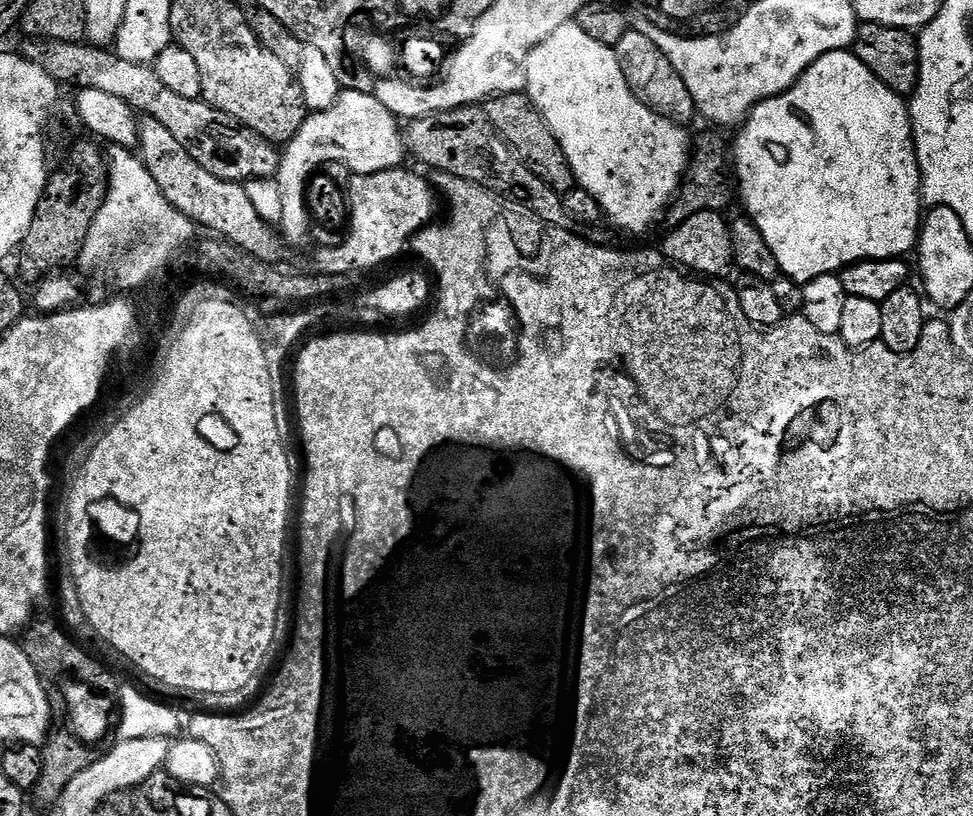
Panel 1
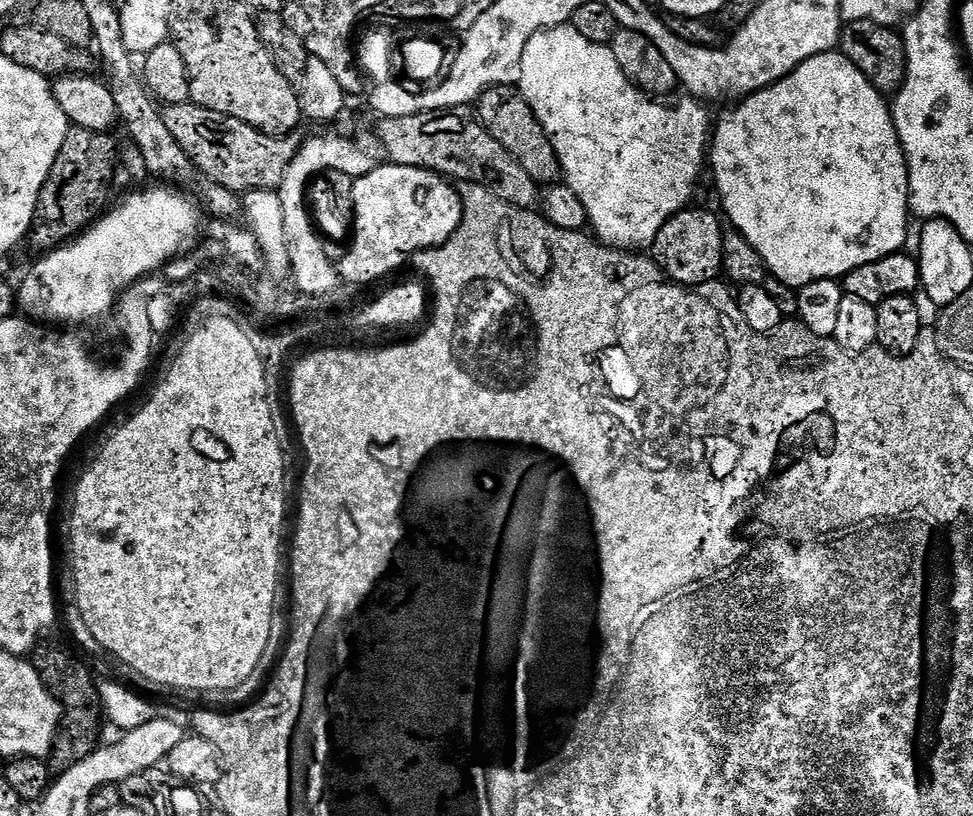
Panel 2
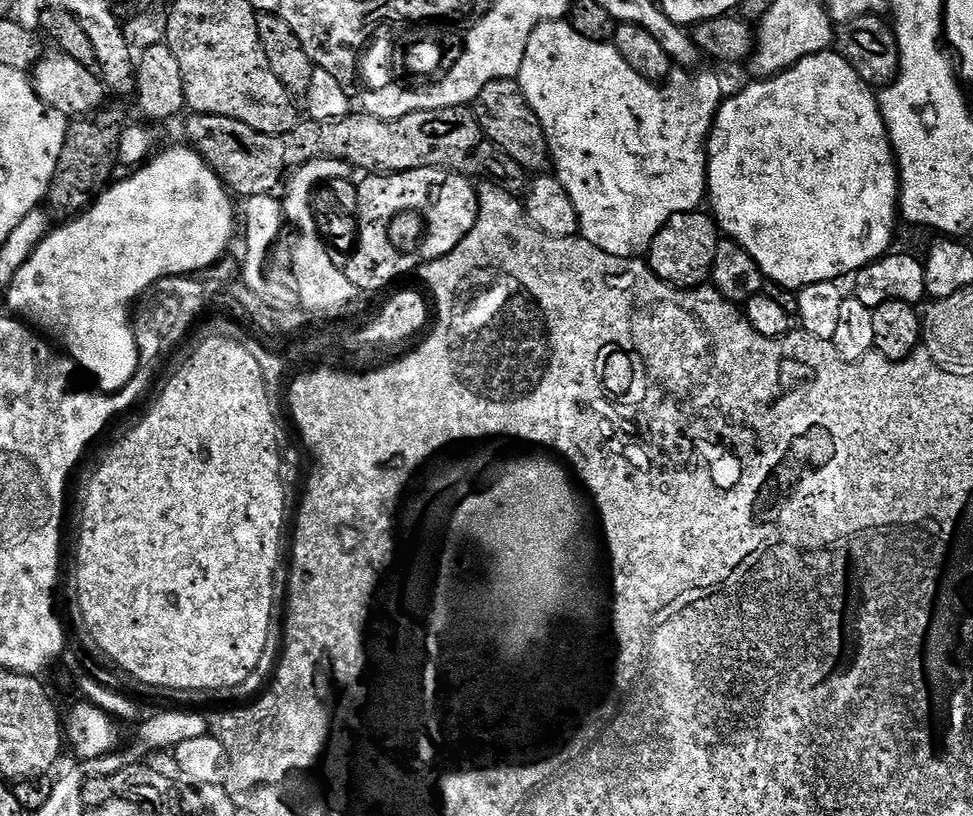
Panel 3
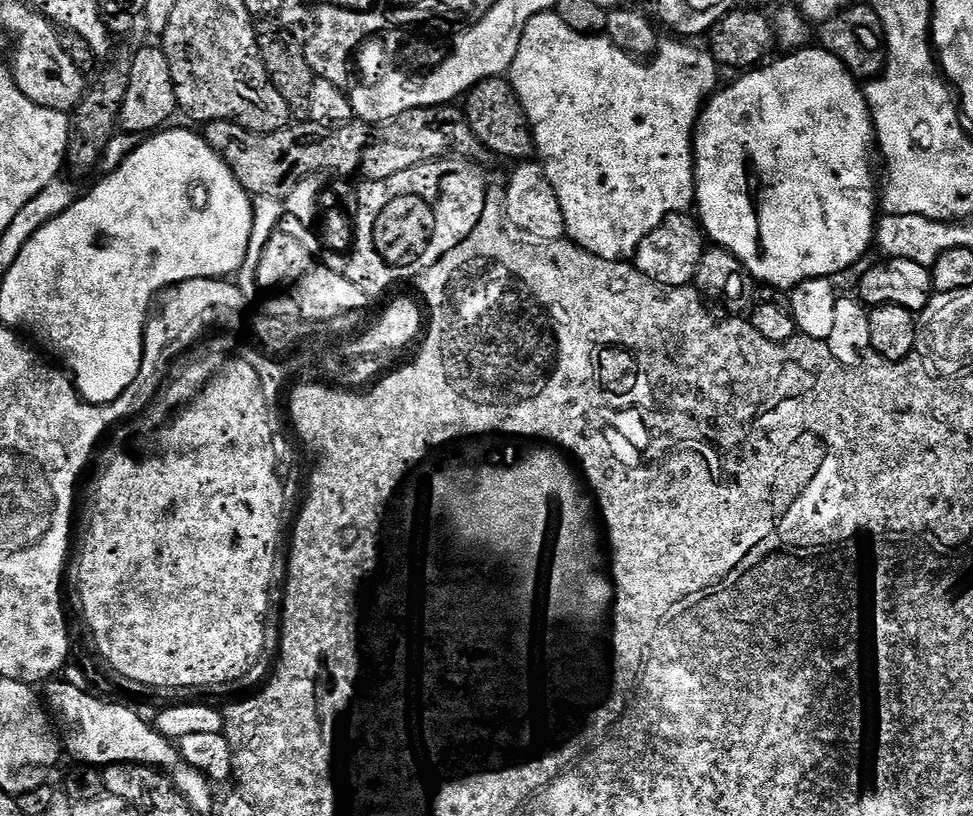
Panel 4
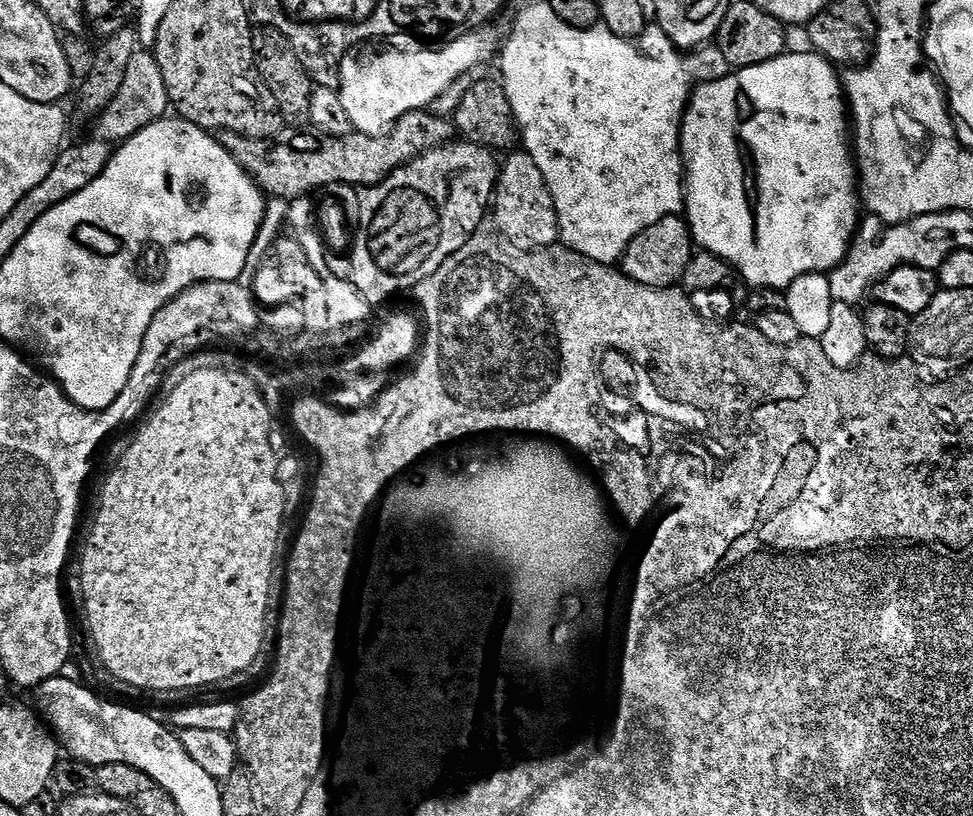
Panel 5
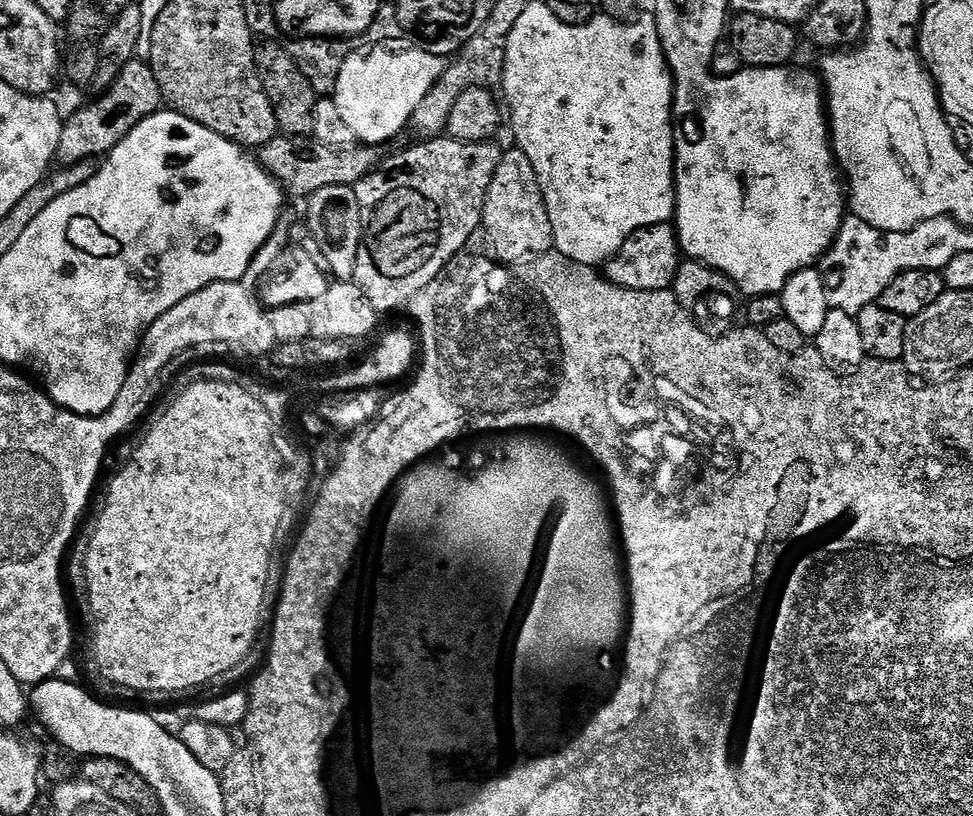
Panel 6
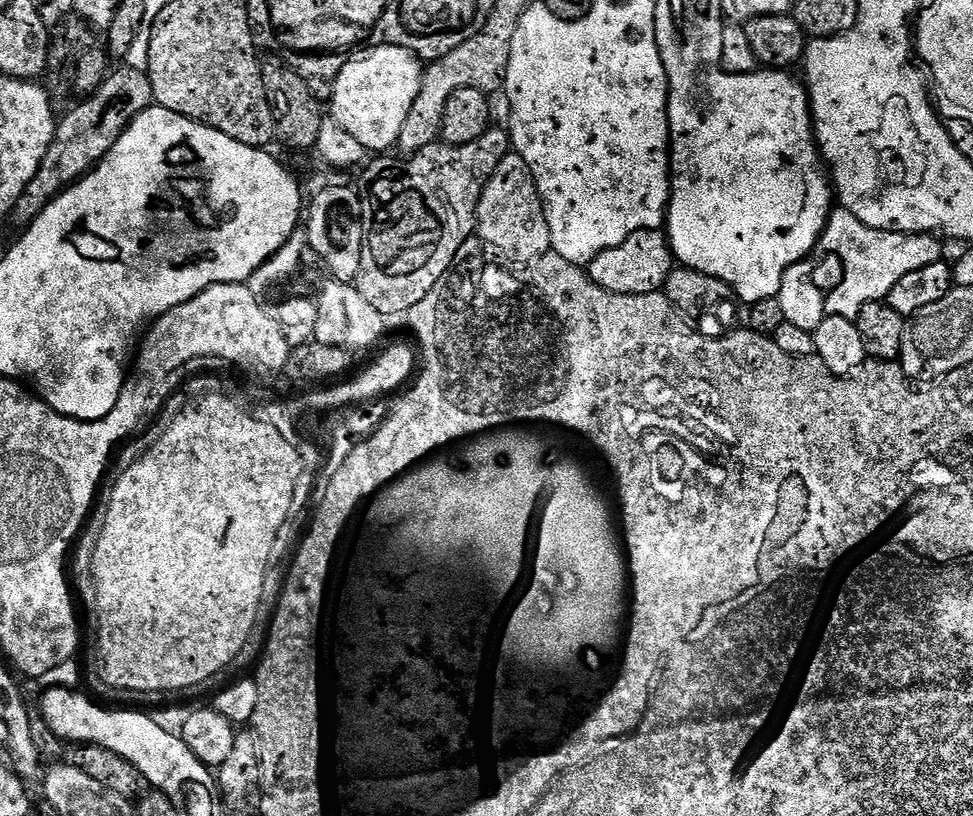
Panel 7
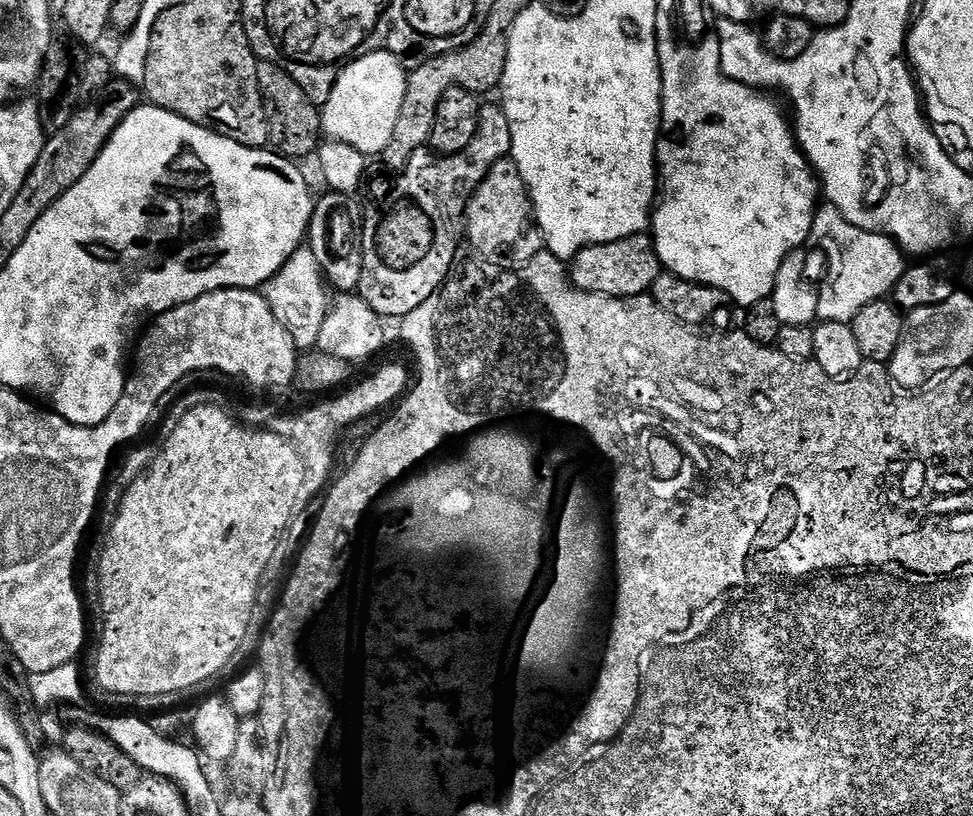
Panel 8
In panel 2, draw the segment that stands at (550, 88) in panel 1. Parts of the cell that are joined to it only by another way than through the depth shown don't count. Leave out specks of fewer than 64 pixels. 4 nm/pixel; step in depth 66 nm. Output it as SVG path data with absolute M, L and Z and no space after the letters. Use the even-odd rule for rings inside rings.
M571 26L543 28L538 34L534 34L534 38L530 38L530 42L526 42L526 51L522 53L522 74L518 91L527 104L532 107L538 122L546 130L546 134L558 154L563 183L568 184L570 190L574 190L574 194L578 194L578 198L582 198L582 204L586 206L588 224L601 244L621 250L647 249L656 240L658 230L662 230L664 223L689 205L687 203L694 194L702 168L704 166L705 169L706 166L712 128L712 118L709 118L708 112L704 108L706 106L701 101L695 97L684 96L682 97L684 99L672 110L664 105L664 102L649 96L646 92L641 92L629 82L622 66L618 66L618 58L614 58L609 45L590 42L590 38L582 38L578 34L578 30L574 30Z

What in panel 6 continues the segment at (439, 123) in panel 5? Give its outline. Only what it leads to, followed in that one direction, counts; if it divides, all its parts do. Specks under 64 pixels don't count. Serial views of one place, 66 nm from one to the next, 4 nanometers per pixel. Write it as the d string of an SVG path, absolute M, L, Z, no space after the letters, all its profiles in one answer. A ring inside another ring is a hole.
M278 134L258 149L258 162L276 179L276 183L289 197L312 197L326 186L354 186L362 177L368 176L377 167L377 149L372 146L353 146L347 150L327 148L316 139L307 136Z

